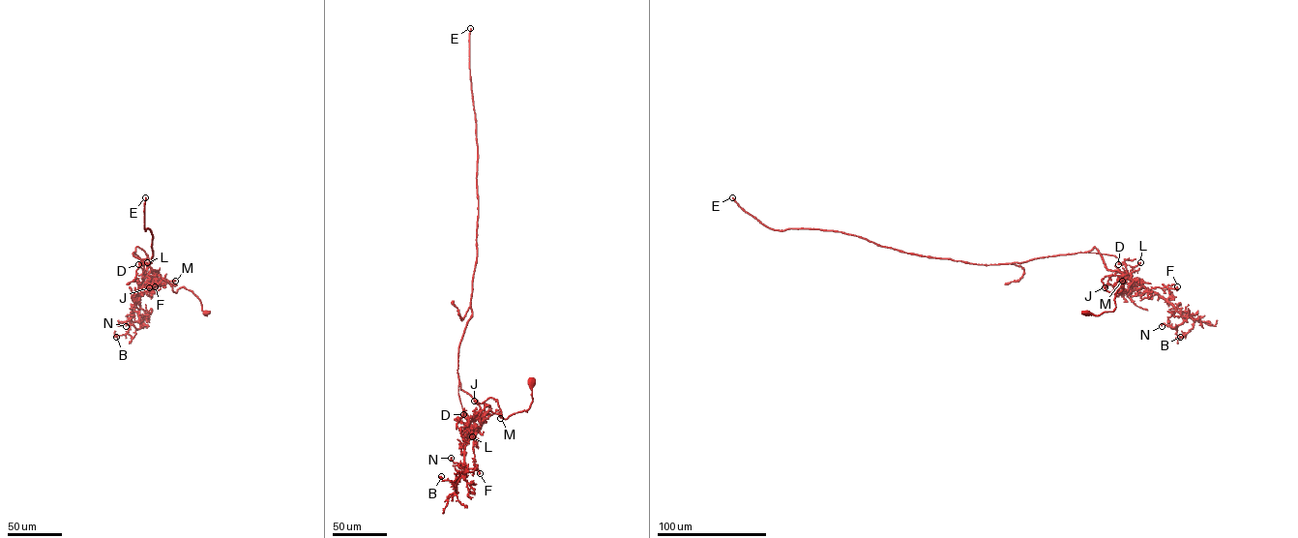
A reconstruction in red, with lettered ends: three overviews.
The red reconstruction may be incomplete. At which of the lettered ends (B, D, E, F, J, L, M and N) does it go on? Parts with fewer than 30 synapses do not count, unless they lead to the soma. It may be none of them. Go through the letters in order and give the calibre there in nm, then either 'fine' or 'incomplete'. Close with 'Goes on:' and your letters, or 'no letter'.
B: 190 nm thick; fine
D: 600 nm thick; fine
E: 400 nm thick; incomplete
F: 160 nm thick; fine
J: 170 nm thick; fine
L: 380 nm thick; fine
M: 180 nm thick; fine
N: 280 nm thick; fine
Goes on: E

